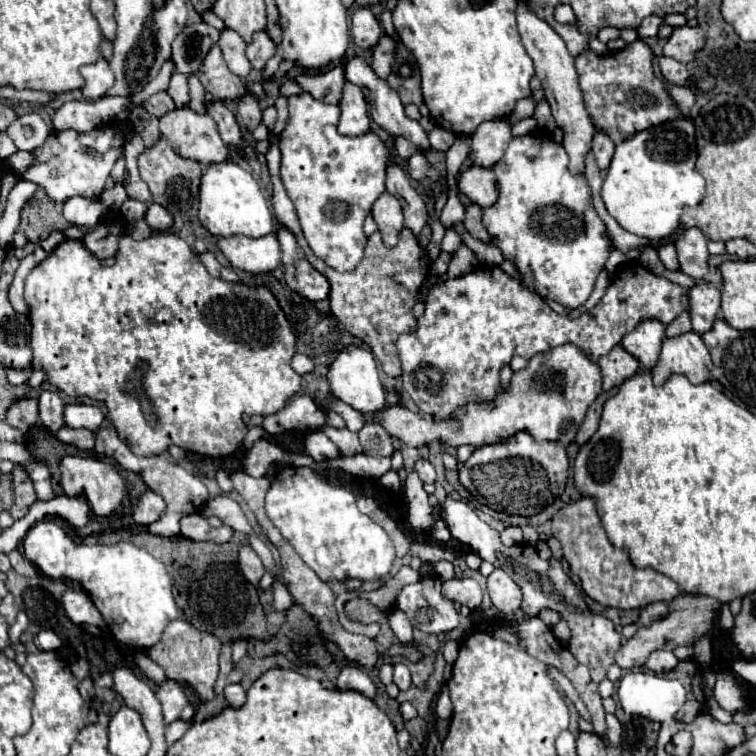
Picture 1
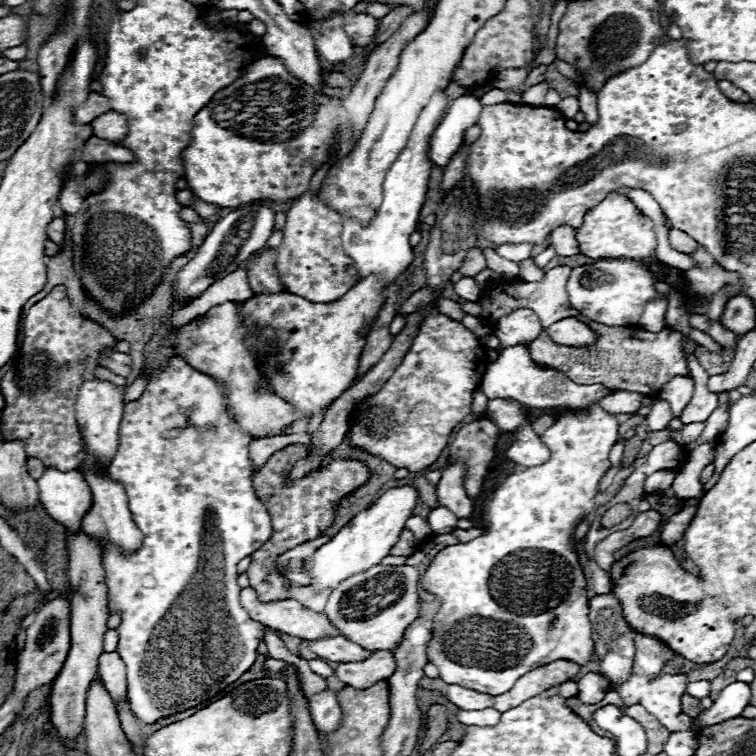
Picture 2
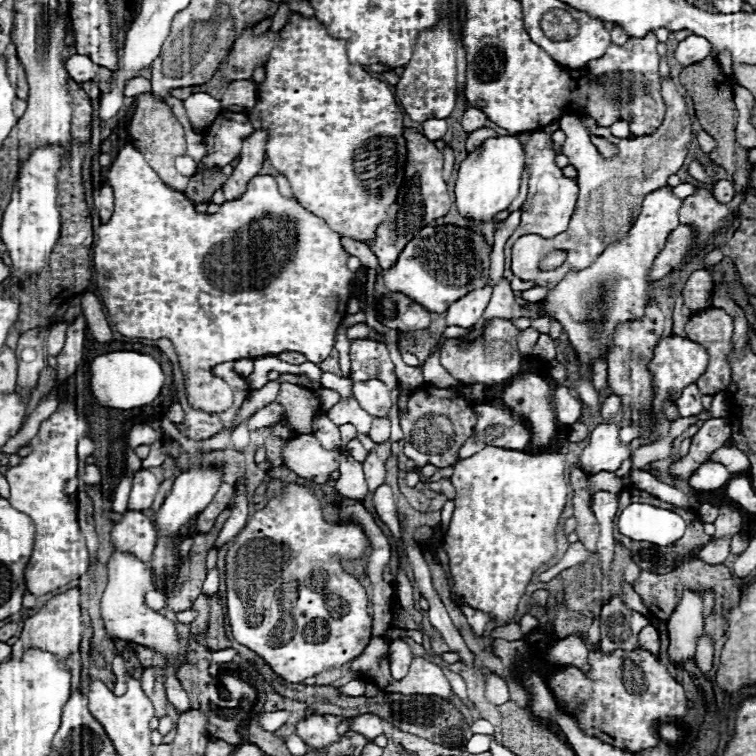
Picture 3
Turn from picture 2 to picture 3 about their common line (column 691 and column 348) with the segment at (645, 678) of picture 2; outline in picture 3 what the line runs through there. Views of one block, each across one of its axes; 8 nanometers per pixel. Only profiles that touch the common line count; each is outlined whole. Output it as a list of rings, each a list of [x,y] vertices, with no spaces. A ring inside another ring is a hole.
[[[312,714],[302,718],[296,724],[296,732],[298,736],[312,748],[324,748],[328,744],[334,744],[340,740],[336,728],[338,724],[346,720],[350,722],[352,718],[344,718],[344,716],[332,716],[332,714]]]

